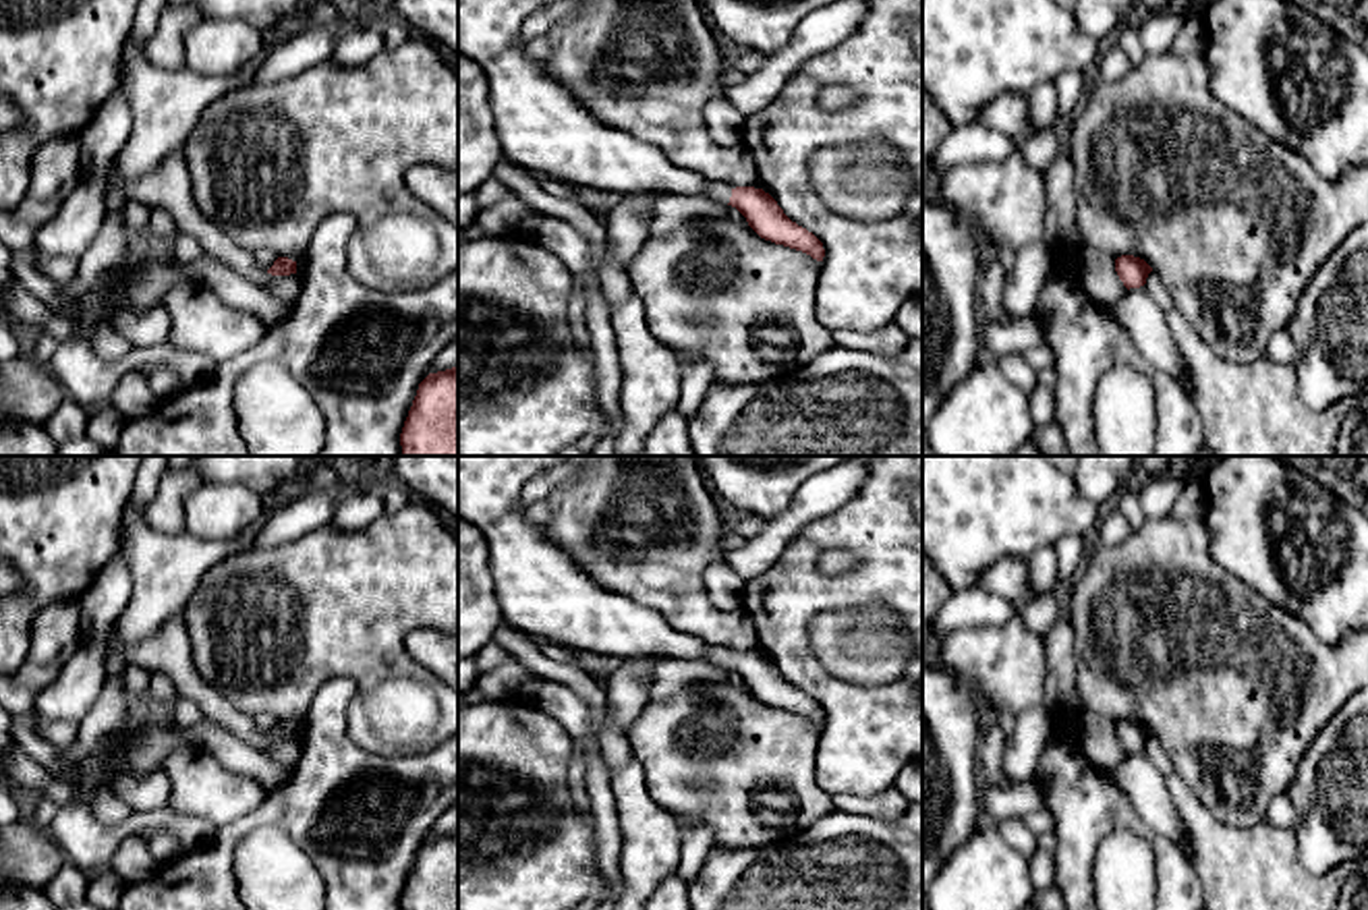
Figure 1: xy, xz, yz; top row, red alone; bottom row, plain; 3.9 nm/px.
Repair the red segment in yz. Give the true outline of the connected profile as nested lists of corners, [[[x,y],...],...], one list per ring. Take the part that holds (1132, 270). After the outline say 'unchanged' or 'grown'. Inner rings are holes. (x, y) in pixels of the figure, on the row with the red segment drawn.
[[[1121,255],[1115,259],[1115,272],[1123,286],[1130,290],[1144,286],[1152,267],[1140,257]]] | unchanged

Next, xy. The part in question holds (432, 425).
[[[458,367],[429,373],[417,390],[400,433],[402,456],[458,456]]] | unchanged

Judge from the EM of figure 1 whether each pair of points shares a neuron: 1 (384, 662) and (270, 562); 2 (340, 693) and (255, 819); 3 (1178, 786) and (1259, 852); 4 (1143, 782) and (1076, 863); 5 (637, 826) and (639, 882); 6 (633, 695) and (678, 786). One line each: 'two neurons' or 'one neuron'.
1: one neuron
2: one neuron
3: one neuron
4: two neurons
5: one neuron
6: two neurons

